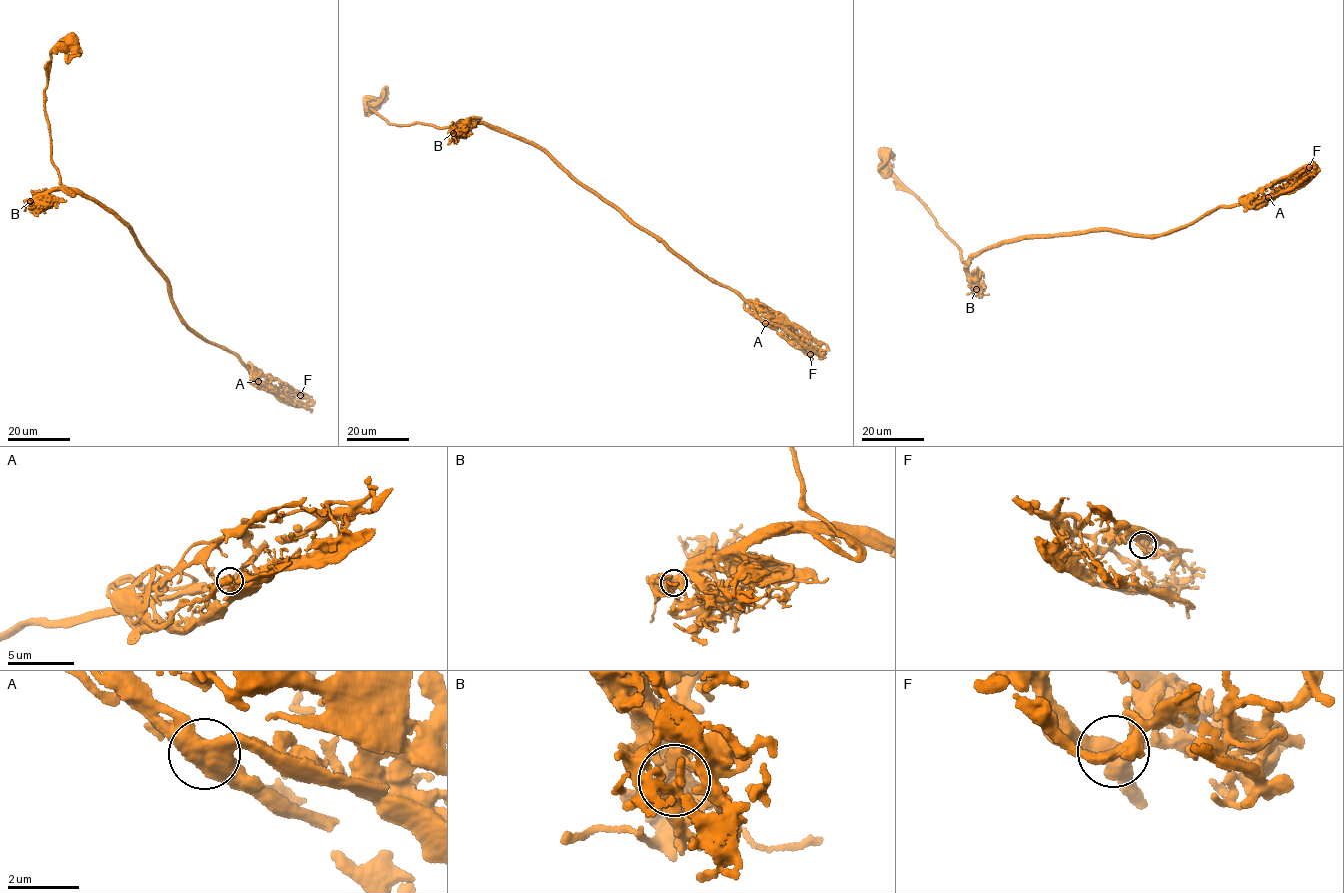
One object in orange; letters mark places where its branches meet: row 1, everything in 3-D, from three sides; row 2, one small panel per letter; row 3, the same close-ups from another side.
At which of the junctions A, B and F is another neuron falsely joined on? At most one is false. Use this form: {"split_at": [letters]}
{"split_at": []}

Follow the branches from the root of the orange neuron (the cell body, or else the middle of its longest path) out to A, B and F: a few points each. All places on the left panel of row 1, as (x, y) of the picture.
A: (70, 43), (52, 50), (43, 92), (61, 184), (129, 224), (165, 275), (187, 325), (239, 355), (258, 381)
B: (70, 43), (57, 45), (52, 50), (43, 92), (52, 163), (63, 188), (52, 189), (29, 202)
F: (70, 43), (52, 50), (43, 92), (61, 184), (129, 224), (188, 327), (300, 395)

